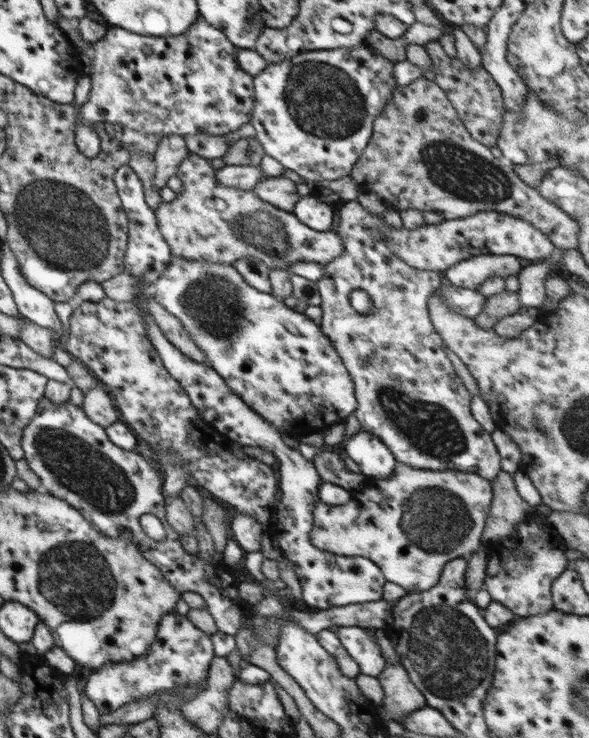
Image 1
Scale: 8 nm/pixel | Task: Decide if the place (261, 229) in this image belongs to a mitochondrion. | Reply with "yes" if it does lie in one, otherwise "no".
yes

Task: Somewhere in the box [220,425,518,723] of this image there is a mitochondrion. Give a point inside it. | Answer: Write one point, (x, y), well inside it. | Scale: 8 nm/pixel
(448, 652)

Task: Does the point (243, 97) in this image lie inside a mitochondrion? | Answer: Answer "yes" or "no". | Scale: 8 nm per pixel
no

